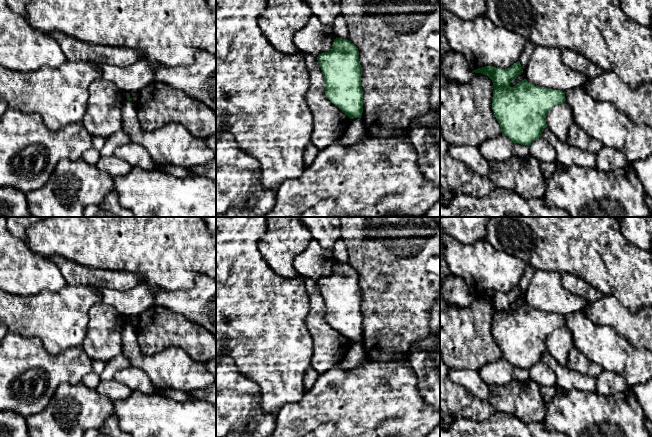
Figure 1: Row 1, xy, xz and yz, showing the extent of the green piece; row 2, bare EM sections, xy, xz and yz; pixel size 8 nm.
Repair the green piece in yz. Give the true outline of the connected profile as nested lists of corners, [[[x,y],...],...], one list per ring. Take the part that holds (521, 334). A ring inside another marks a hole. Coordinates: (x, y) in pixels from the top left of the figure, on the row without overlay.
[[[519,285],[508,293],[485,290],[474,296],[492,304],[492,334],[502,358],[514,368],[530,370],[534,364],[541,362],[547,351],[548,336],[566,324],[565,316],[538,311],[526,303],[510,311],[509,308],[523,296]]]

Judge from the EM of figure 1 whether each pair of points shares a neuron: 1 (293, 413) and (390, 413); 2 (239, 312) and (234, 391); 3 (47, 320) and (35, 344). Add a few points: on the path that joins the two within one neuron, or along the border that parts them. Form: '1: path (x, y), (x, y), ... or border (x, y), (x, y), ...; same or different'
1: path (317, 402), (354, 402), (366, 413); same
2: border (226, 351), (237, 370), (254, 382); different
3: border (15, 332), (37, 337), (50, 353), (57, 352); different

